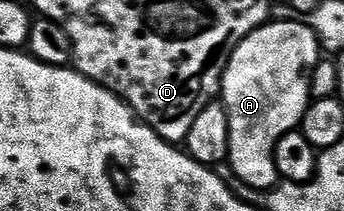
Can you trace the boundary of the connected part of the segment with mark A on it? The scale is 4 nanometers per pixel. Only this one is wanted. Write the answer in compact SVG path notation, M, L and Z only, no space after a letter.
M281 19L278 23L270 21L252 31L231 53L229 63L221 75L219 99L225 104L229 122L227 167L233 170L233 175L242 183L242 188L250 191L268 193L277 186L279 176L275 165L275 145L279 145L288 131L300 128L301 118L305 116L311 102L309 78L315 65L323 58L321 43L317 40L317 34L309 28L308 22L293 19Z

